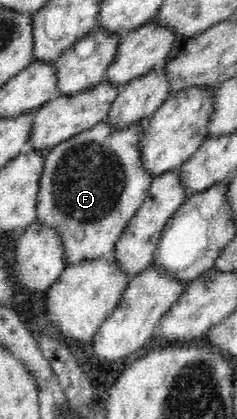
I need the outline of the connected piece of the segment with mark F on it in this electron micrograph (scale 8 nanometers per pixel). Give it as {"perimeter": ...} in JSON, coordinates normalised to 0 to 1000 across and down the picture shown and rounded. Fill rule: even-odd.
{"perimeter":[[[443,284],[190,368],[152,525],[245,556],[283,630],[477,606],[511,554],[599,492],[646,427],[599,396],[586,365],[608,305],[595,294],[473,310]]]}

